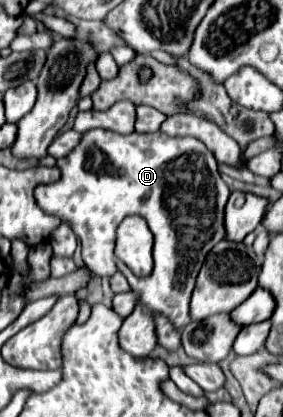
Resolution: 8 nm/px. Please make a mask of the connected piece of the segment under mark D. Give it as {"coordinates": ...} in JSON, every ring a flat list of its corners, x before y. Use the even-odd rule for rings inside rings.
{"coordinates":[[96,128,82,134,82,142,66,158,58,160,58,168,62,170,62,178,54,184,38,186,36,200,44,212,70,222,72,230,82,242,84,264,98,276,112,276,116,272,114,264,116,228,130,214,142,216,154,234,154,270,146,278,136,278,124,264,120,264,120,272,126,276,130,288,140,294,144,306,160,314,166,314,176,328,186,326,190,322,188,302,194,288,194,280,204,264,206,254,212,250,214,244,224,240,224,206,228,202,230,190,218,174,214,154,198,138,192,136,172,138,164,132,152,134,132,132,122,136,110,130],[180,230,198,230,198,234,194,234,194,238,184,238,186,234],[178,246,192,246,192,254,180,252]]}

